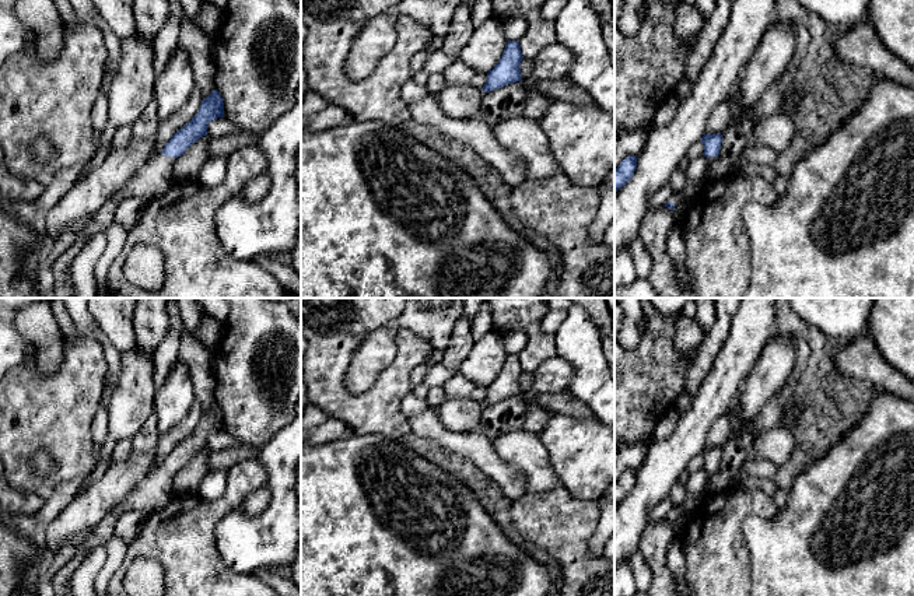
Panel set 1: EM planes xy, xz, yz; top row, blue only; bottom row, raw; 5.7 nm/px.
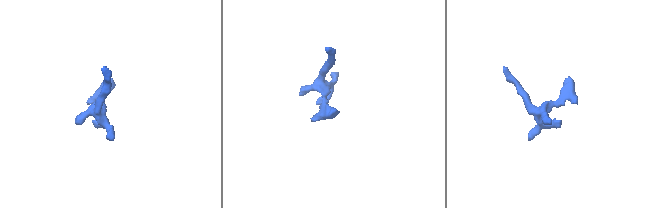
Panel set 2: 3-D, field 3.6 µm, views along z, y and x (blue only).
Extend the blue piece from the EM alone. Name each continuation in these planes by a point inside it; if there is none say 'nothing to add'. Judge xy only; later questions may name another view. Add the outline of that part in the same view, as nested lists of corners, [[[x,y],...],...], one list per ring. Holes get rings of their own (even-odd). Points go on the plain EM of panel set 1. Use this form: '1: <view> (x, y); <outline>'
1: xy (153, 493); [[[161,467],[144,477],[127,497],[111,509],[94,527],[94,534],[84,541],[88,554],[113,534],[116,522],[125,512],[137,509],[151,515],[165,508],[175,495],[172,490],[172,477],[175,474],[175,470]]]

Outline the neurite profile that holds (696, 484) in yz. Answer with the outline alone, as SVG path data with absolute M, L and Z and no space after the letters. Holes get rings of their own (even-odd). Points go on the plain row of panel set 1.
M701 469L693 473L689 477L687 483L684 484L686 498L682 506L687 515L691 513L698 506L701 498L704 497L707 480L708 480L707 470Z

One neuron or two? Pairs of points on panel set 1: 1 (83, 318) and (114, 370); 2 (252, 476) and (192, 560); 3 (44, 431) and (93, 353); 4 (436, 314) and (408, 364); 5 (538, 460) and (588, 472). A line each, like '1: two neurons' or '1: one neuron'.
1: one neuron
2: one neuron
3: one neuron
4: two neurons
5: two neurons

